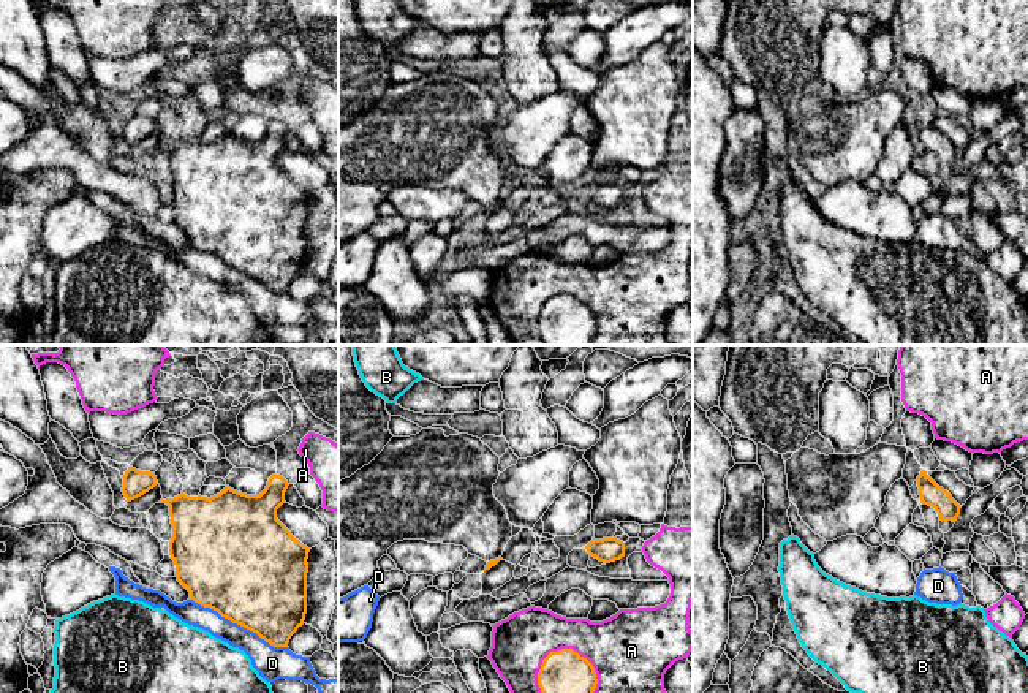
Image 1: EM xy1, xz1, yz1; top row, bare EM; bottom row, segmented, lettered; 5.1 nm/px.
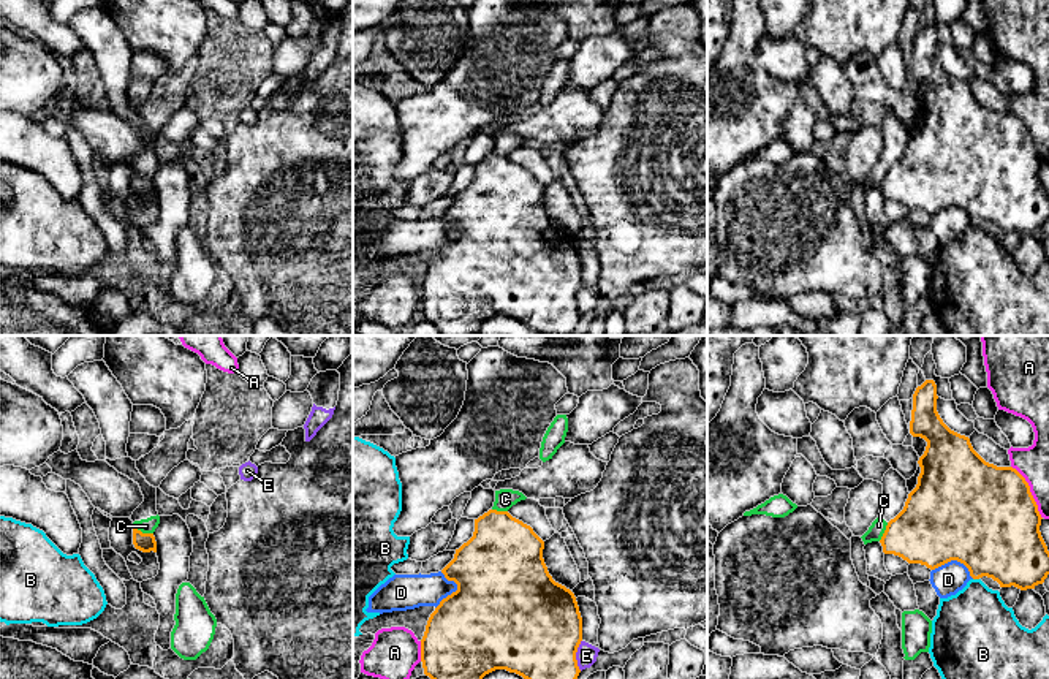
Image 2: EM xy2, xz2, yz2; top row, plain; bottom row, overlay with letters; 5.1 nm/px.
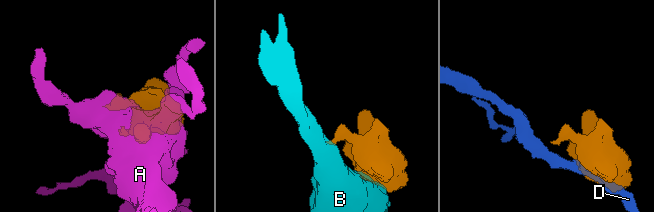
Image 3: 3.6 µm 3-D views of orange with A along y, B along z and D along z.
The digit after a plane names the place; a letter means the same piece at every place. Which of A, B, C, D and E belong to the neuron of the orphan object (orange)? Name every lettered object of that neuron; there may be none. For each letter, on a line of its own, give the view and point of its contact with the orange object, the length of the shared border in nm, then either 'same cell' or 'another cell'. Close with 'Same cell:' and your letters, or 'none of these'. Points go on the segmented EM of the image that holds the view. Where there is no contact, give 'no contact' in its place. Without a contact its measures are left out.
A: meets orange in xz1 at (578, 654); contact 320 nm long; another cell
B: meets orange in yz2 at (977, 578); contact 30 nm long; another cell
C: meets orange in xy2 at (144, 534); contact 100 nm long; another cell
D: meets orange in xy1 at (239, 624); contact 550 nm long; another cell
E: meets orange in xz2 at (575, 656); contact 160 nm long; another cell
Same cell: none of these

